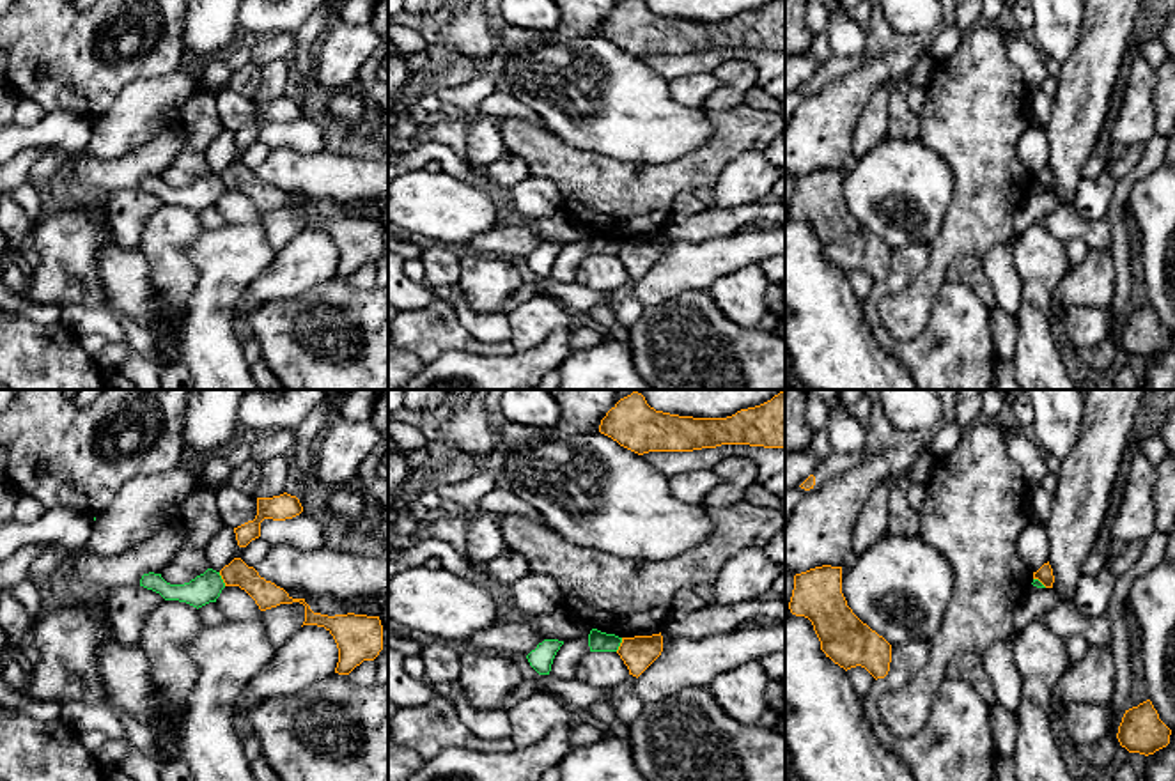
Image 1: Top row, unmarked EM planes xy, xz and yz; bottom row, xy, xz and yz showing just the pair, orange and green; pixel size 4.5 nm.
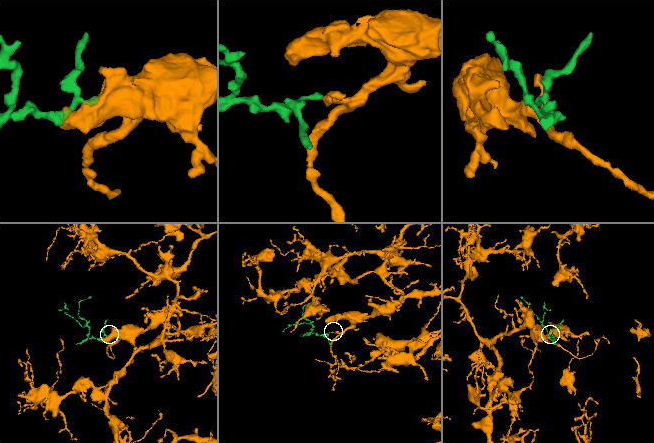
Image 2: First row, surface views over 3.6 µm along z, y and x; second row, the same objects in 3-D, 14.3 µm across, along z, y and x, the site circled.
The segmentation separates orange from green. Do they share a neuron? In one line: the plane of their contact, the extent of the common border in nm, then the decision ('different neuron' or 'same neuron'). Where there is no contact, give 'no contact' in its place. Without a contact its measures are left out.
contact in xy; length 70 nm; different neuron

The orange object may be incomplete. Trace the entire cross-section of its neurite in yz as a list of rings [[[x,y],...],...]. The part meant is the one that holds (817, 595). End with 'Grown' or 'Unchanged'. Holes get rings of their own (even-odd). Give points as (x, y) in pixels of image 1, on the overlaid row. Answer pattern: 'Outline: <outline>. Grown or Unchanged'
Outline: [[[822,565],[796,574],[789,609],[812,622],[821,650],[845,671],[861,666],[875,680],[888,675],[891,645],[847,606],[842,567]]]. Unchanged

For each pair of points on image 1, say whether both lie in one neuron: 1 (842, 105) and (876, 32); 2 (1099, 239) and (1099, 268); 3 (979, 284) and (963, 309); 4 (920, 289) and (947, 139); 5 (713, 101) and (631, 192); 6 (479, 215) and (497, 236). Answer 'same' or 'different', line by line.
1: same
2: different
3: different
4: same
5: different
6: different

